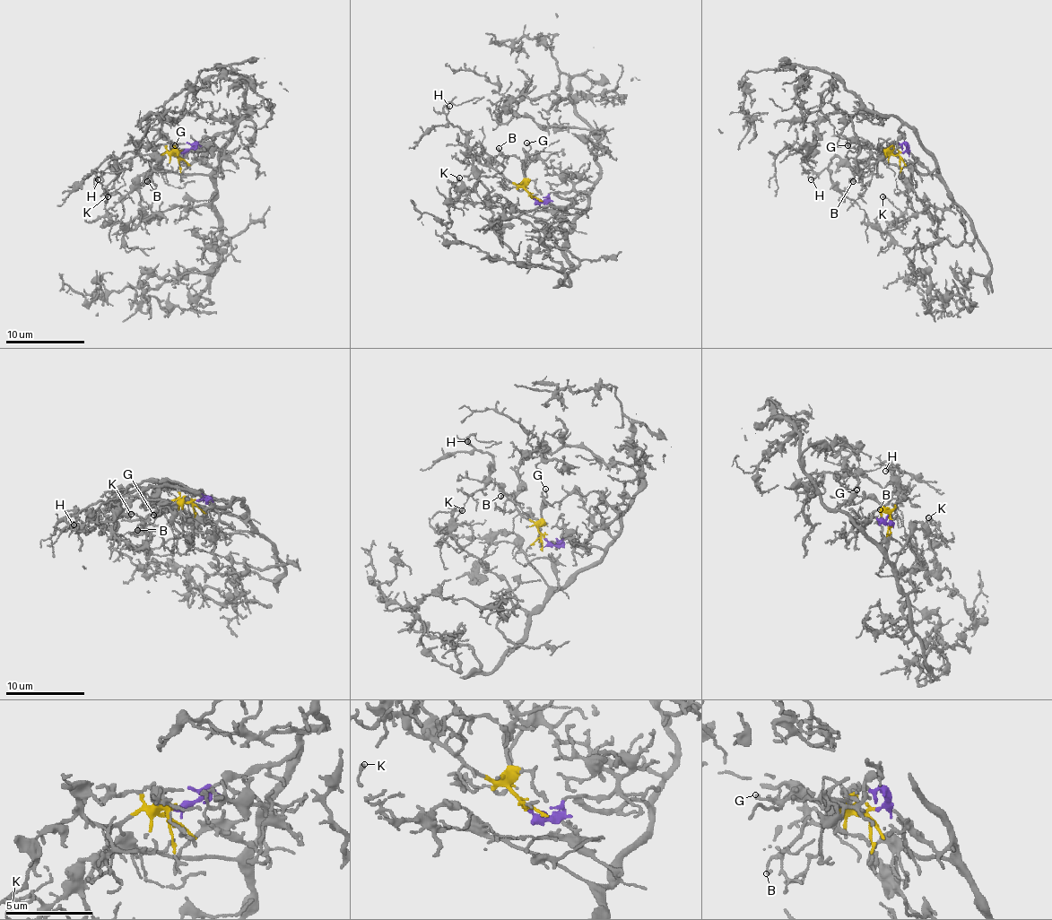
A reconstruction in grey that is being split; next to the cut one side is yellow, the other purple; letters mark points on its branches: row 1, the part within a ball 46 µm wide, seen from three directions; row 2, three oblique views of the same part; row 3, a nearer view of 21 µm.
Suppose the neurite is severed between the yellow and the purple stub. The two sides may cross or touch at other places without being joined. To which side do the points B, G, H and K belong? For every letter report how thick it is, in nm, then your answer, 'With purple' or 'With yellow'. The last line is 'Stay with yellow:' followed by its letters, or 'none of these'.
B: Thickness 160 nm. With yellow
G: Thickness 140 nm. With yellow
H: Thickness 180 nm. With yellow
K: Thickness 190 nm. With purple
Stay with yellow: B, G, H

